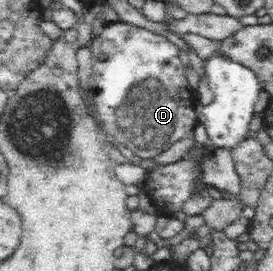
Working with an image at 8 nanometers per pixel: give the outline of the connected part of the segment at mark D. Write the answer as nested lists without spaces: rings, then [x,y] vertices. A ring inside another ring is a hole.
[[[117,21],[107,23],[101,34],[92,40],[90,50],[93,66],[87,86],[97,113],[104,123],[105,133],[110,138],[123,144],[140,159],[149,160],[193,134],[199,124],[194,105],[197,100],[195,93],[190,90],[187,72],[181,61],[181,48],[177,44],[151,30]]]

